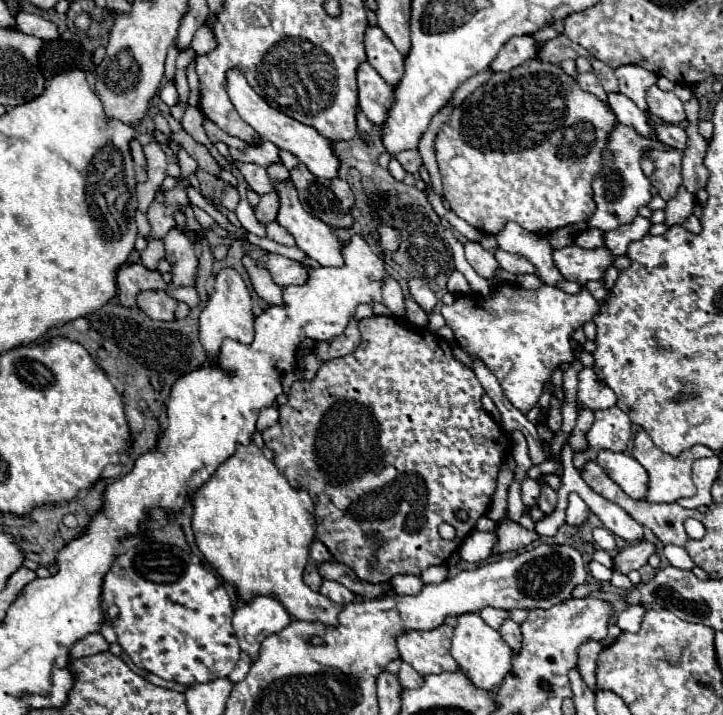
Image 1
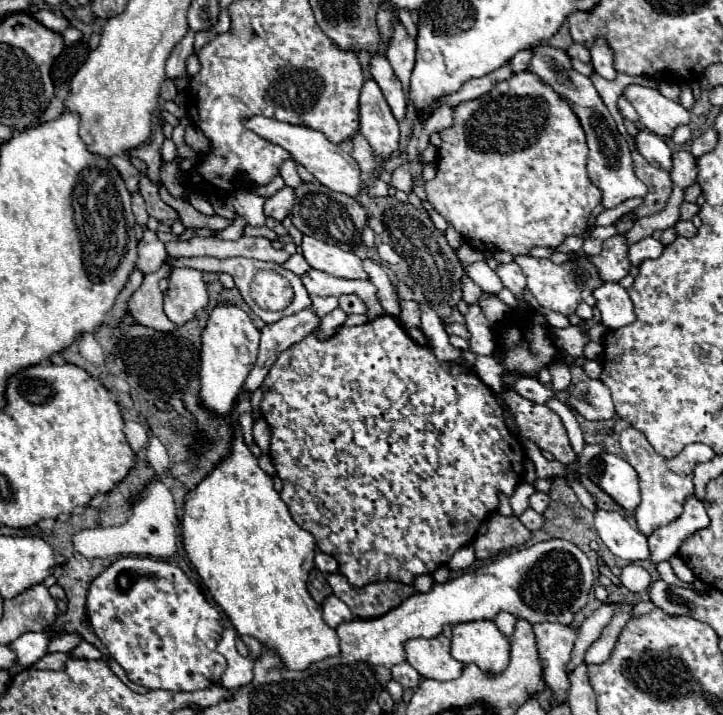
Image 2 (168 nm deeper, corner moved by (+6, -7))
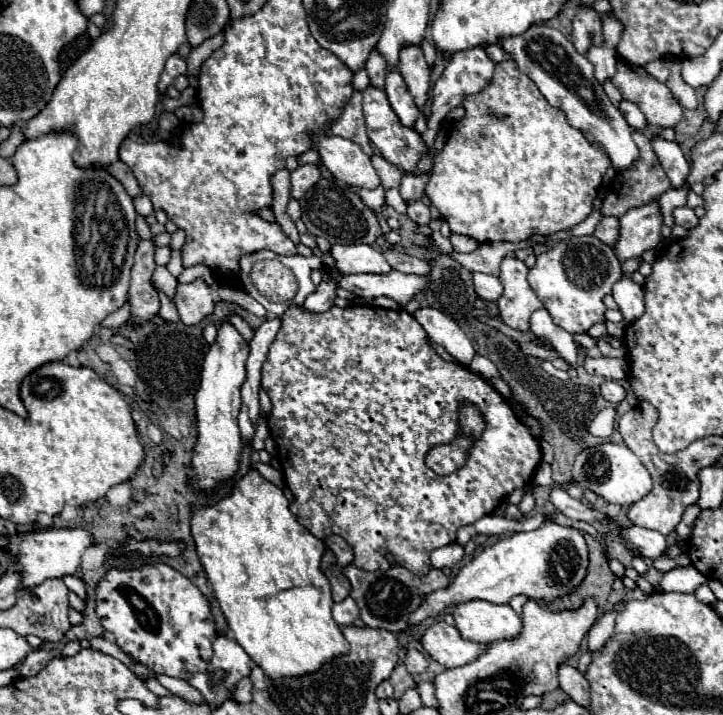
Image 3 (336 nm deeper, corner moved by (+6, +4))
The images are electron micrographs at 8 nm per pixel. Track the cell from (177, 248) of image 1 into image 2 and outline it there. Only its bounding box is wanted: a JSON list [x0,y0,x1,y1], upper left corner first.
[165,268,207,326]

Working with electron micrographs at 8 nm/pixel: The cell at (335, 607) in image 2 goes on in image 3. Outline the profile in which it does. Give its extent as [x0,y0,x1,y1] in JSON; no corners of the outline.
[333,597,359,625]

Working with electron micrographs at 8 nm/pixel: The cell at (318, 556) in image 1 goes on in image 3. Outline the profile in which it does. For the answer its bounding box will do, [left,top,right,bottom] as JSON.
[325,535,353,567]

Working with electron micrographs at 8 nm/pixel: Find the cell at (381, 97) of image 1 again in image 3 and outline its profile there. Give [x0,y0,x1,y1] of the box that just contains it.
[363,85,427,173]

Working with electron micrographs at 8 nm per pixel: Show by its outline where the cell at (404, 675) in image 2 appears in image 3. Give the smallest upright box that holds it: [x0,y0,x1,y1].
[403,649,427,675]

